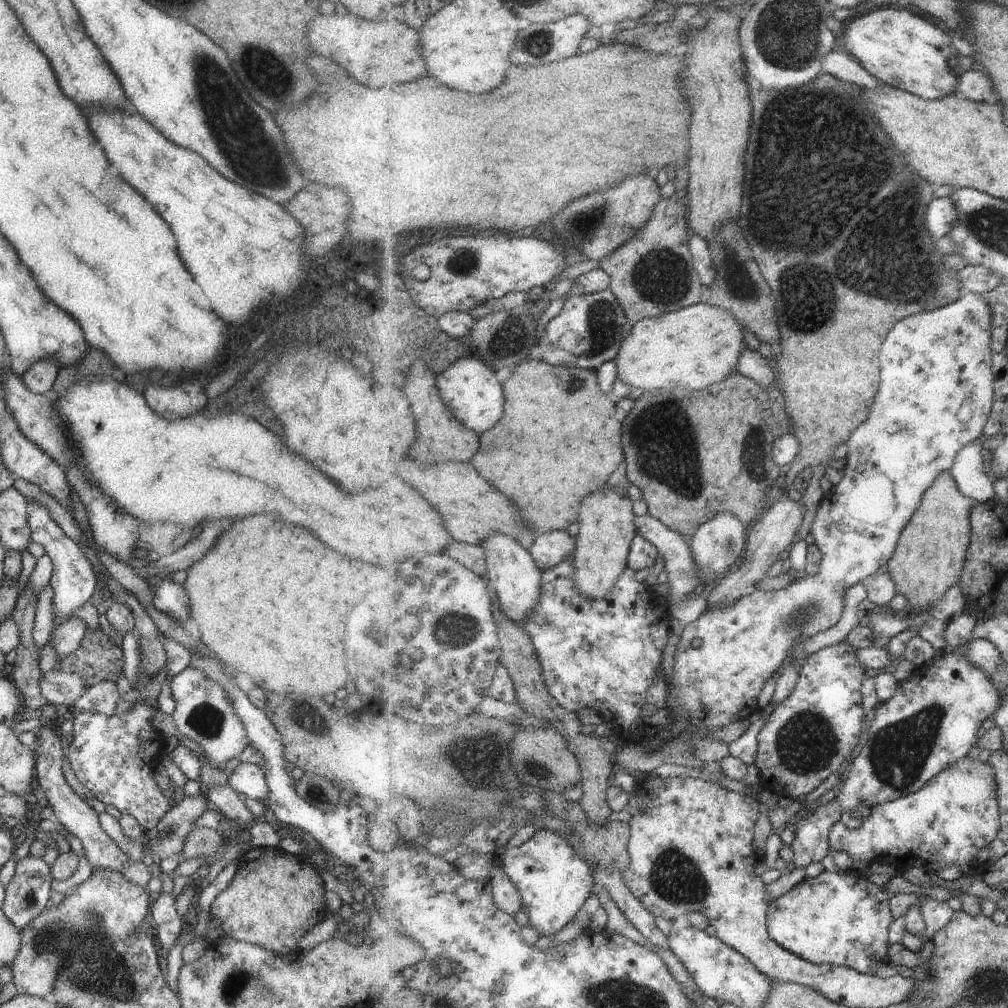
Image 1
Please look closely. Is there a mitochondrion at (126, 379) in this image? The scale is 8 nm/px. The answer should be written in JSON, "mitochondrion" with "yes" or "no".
{"mitochondrion":"no"}

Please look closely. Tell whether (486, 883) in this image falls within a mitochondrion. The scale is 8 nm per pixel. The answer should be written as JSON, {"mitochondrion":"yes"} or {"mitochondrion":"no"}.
{"mitochondrion":"no"}

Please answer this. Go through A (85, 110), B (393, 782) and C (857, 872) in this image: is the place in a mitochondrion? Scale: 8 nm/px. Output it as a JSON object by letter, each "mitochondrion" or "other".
{"A":"other","B":"other","C":"other"}

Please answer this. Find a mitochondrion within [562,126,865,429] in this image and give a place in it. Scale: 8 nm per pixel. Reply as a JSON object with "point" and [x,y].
{"point":[661,276]}

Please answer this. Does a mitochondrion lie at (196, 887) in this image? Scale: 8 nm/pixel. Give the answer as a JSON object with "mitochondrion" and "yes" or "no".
{"mitochondrion":"no"}

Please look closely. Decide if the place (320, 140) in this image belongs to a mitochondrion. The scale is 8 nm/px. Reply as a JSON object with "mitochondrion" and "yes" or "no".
{"mitochondrion":"no"}

